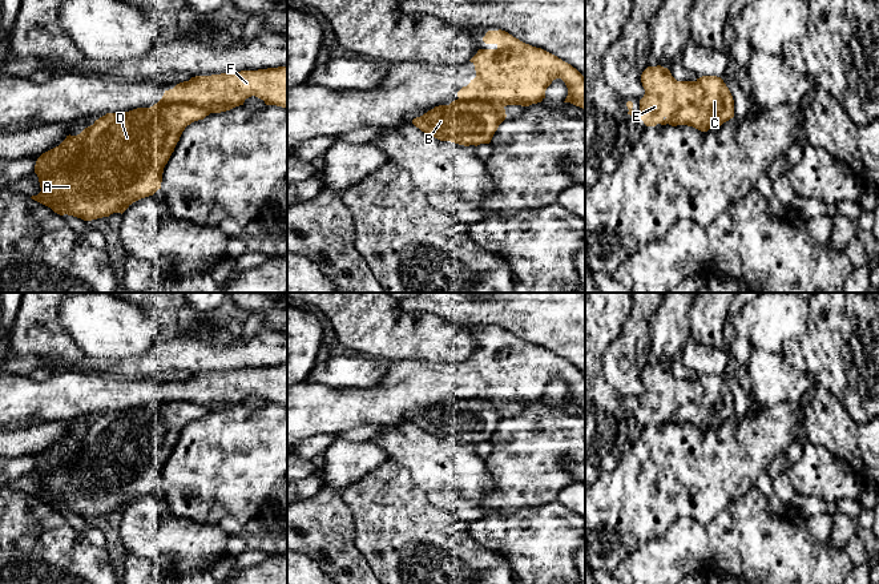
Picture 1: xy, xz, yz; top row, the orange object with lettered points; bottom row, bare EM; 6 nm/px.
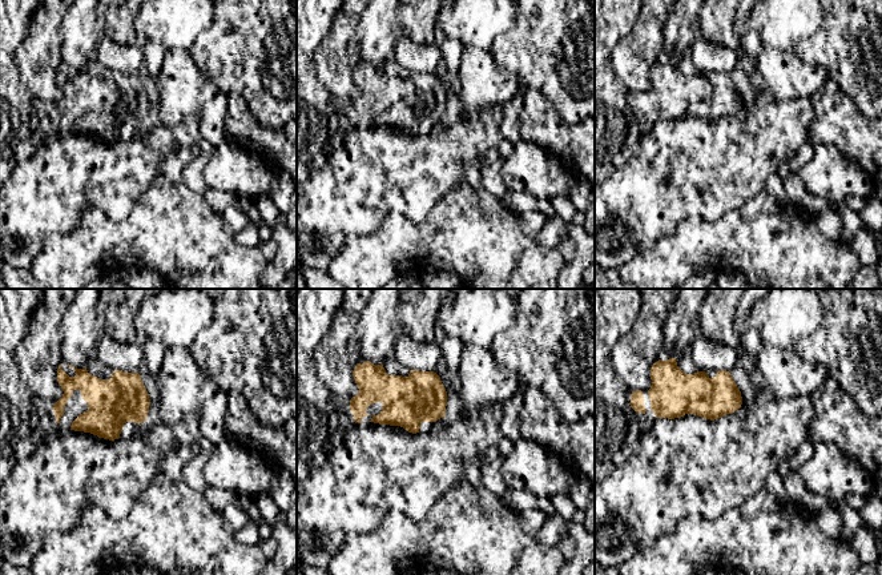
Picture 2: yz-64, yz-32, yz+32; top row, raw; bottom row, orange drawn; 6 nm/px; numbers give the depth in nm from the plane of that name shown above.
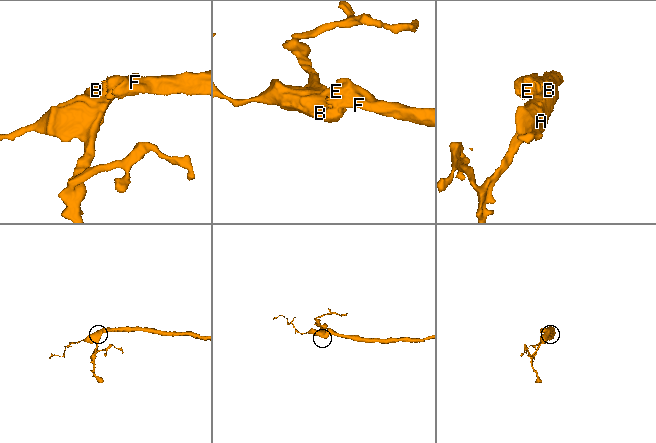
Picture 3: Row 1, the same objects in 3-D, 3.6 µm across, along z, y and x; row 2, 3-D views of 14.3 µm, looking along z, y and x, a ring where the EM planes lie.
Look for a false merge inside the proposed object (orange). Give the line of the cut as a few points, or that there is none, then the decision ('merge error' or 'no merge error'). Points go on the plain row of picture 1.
yz (697, 378), (701, 397), (684, 403), (668, 421) | merge error

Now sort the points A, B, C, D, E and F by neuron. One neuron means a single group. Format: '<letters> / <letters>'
A B C D / E F

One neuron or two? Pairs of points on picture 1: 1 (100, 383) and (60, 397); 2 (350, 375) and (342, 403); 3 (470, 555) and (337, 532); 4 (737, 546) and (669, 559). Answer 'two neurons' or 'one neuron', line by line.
1: one neuron
2: two neurons
3: two neurons
4: one neuron

